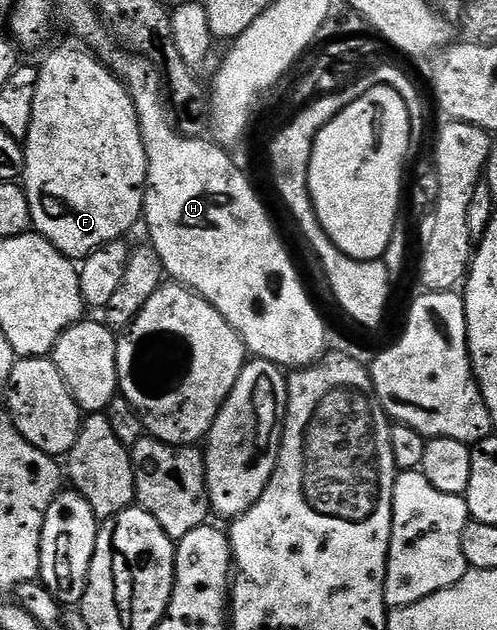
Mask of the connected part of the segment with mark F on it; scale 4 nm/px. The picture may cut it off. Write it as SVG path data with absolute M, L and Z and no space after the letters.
M77 37L65 39L57 43L45 55L45 60L39 63L37 72L39 81L35 85L35 109L31 109L31 129L23 140L25 148L25 173L23 186L27 193L27 201L31 205L31 217L36 234L41 235L55 245L64 255L74 261L84 260L86 255L97 251L105 243L116 243L126 238L125 234L133 226L140 224L145 210L145 178L147 177L147 153L143 145L143 137L137 120L137 110L133 104L133 98L125 84L105 66L100 58L97 59L84 47L82 40Z

